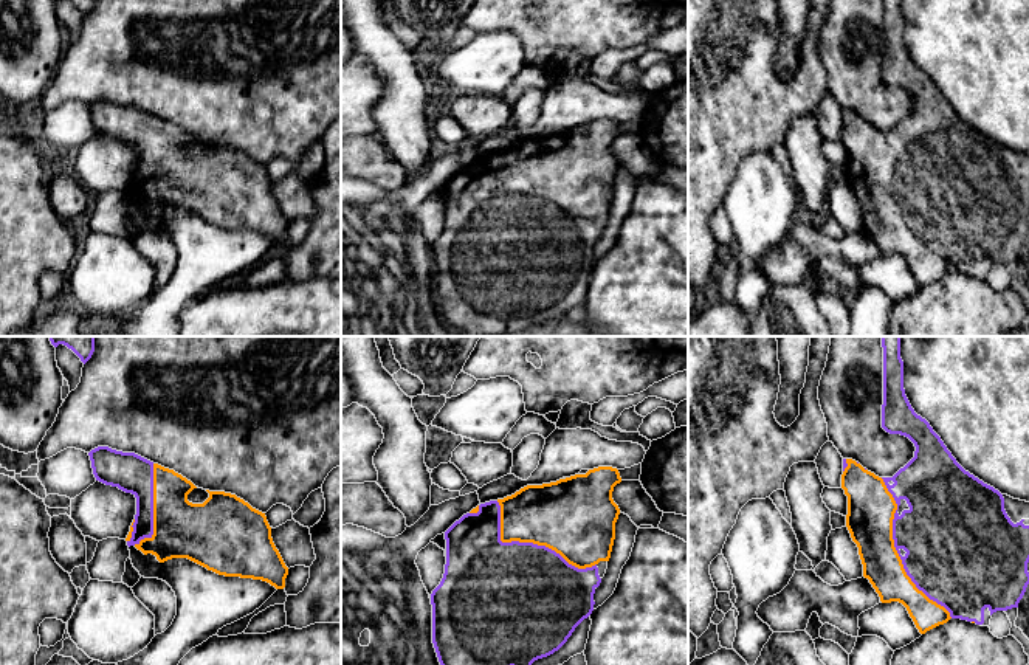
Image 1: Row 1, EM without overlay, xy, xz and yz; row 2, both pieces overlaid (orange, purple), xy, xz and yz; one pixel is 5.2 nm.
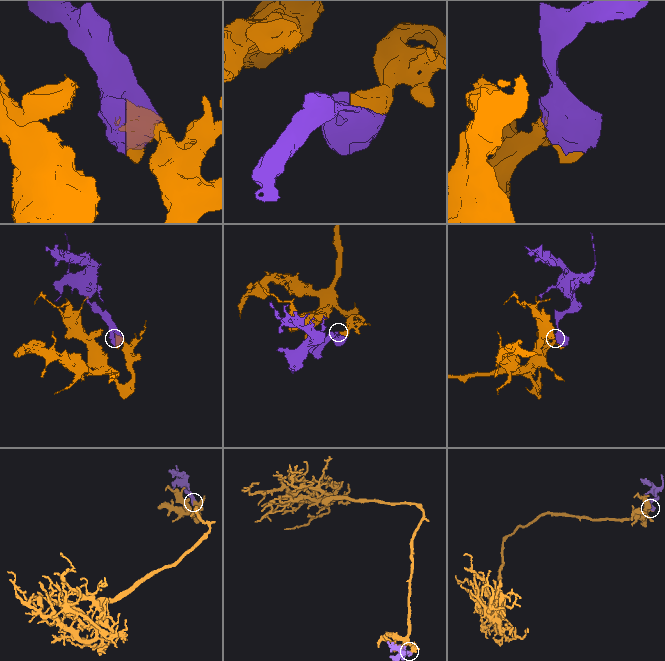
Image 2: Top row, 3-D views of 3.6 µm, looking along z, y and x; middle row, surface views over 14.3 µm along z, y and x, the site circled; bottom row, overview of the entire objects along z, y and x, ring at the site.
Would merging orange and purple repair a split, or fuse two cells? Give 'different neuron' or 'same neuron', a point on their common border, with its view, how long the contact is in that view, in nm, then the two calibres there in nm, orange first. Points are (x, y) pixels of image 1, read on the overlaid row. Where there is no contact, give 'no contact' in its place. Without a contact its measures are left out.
same neuron; contact yz (896, 551); length 800 nm; calibres 240 and 420 nm

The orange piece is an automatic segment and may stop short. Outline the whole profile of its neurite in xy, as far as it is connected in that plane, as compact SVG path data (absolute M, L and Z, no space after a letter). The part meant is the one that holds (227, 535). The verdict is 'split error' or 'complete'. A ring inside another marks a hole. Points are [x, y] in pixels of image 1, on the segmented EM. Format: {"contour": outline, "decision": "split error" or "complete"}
{"contour": "M98 446L88 456L96 481L136 498L136 515L126 538L129 547L135 546L144 555L152 553L160 563L188 558L219 575L262 580L276 589L285 587L288 567L273 543L265 513L225 491L206 490L209 498L203 504L192 504L188 494L197 487L191 481L135 453Z", "decision": "split error"}

